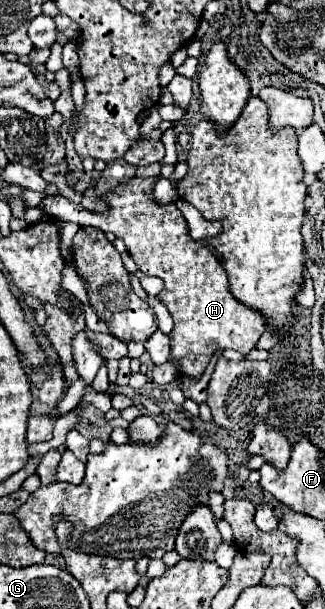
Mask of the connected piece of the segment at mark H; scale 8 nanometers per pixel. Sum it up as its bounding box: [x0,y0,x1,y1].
[40,176,266,376]

